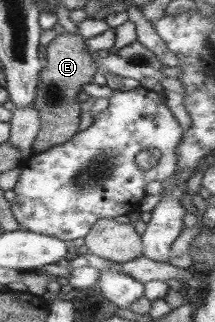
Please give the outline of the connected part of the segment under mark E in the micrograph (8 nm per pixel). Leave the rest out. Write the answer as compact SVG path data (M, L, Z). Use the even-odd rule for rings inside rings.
M63 31L45 46L44 53L46 58L39 72L39 84L31 105L40 118L40 128L32 142L32 154L64 143L76 134L81 108L85 106L78 103L77 95L81 92L82 84L91 82L97 72L96 62L84 45L83 38L76 34Z

